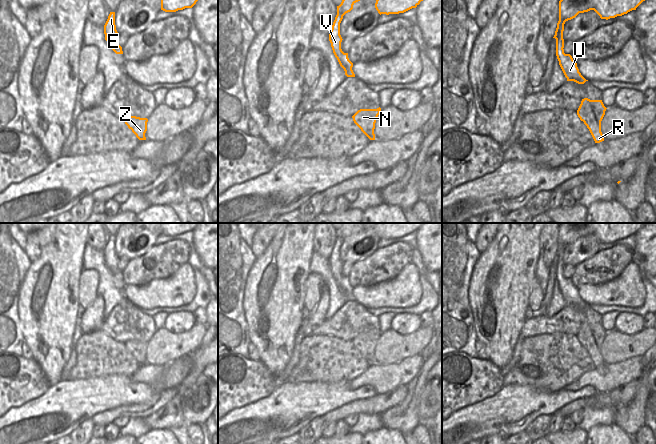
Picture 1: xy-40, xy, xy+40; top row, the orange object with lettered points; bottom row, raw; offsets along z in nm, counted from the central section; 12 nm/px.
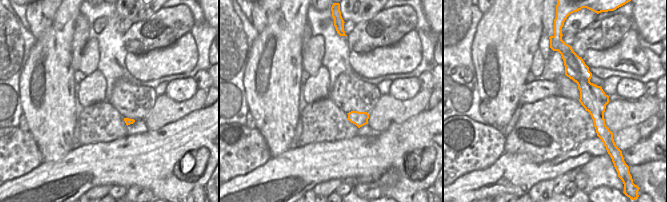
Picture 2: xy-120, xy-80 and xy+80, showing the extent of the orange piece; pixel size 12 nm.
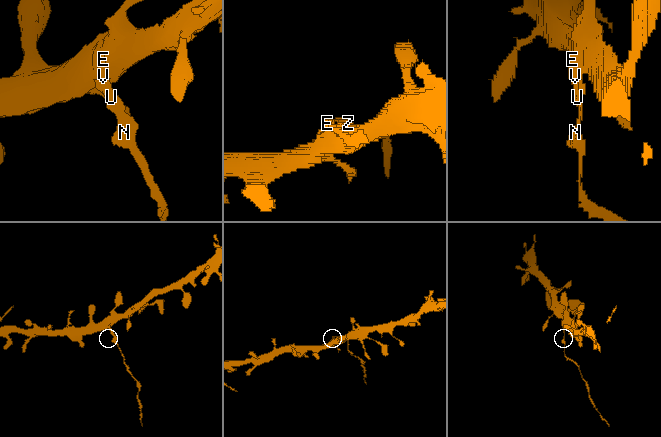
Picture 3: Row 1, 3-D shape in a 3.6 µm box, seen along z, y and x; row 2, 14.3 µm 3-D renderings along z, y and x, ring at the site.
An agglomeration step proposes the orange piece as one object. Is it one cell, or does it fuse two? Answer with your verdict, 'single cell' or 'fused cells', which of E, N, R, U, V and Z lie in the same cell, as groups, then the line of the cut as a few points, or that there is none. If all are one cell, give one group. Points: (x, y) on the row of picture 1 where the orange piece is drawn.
fused cells; E V / N R U Z; cut in xy along (333, 50), (338, 53), (343, 52)

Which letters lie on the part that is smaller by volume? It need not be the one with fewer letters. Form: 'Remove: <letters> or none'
Remove: N, R, U, Z

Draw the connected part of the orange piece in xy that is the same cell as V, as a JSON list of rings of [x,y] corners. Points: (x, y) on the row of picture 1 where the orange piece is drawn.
[[[342,0],[341,4],[337,6],[337,15],[332,25],[331,32],[329,34],[329,41],[331,43],[332,50],[338,54],[342,54],[341,49],[342,37],[340,35],[340,23],[343,16],[353,9],[353,5],[360,0]]]

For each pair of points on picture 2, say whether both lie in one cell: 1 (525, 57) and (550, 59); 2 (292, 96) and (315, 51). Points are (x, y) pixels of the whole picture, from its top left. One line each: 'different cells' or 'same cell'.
1: different cells
2: different cells

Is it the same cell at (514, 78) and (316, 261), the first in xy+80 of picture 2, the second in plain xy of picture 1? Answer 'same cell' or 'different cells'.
different cells

